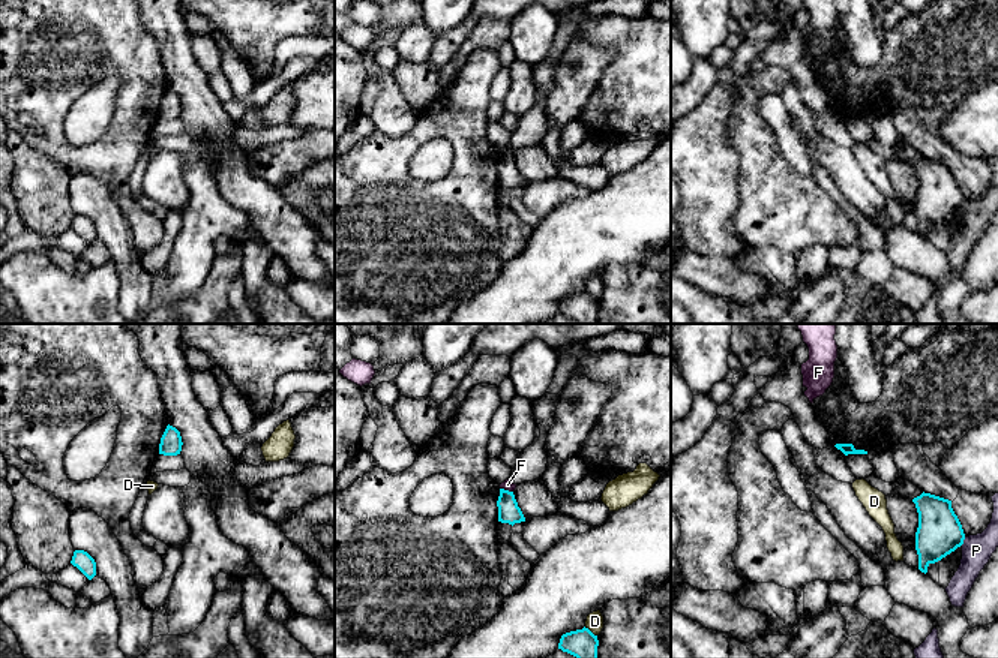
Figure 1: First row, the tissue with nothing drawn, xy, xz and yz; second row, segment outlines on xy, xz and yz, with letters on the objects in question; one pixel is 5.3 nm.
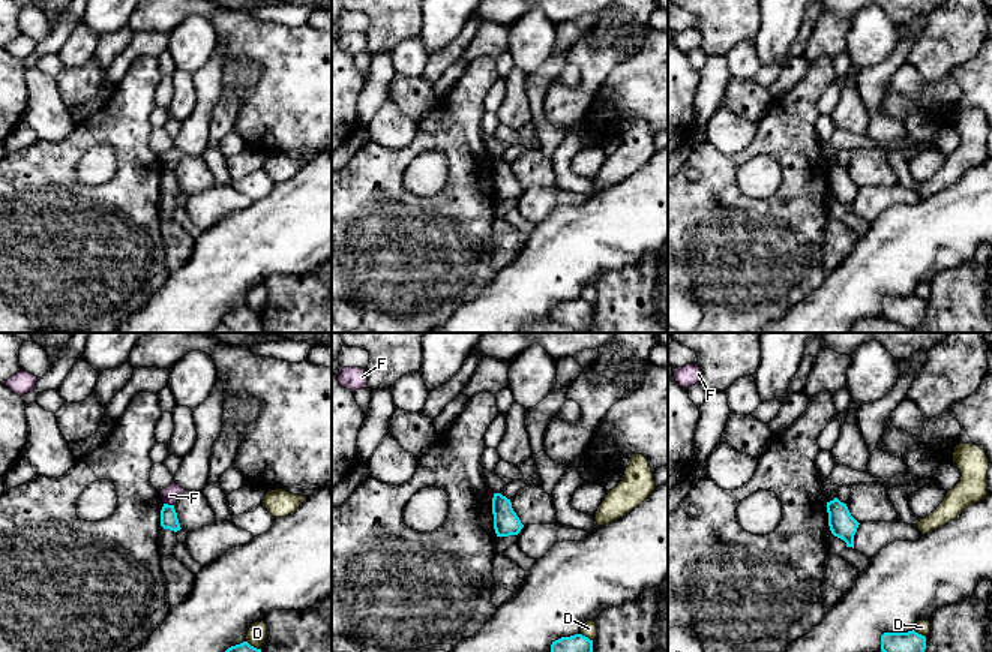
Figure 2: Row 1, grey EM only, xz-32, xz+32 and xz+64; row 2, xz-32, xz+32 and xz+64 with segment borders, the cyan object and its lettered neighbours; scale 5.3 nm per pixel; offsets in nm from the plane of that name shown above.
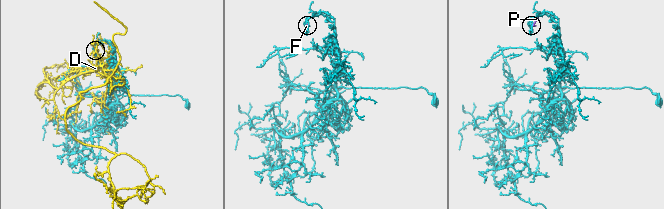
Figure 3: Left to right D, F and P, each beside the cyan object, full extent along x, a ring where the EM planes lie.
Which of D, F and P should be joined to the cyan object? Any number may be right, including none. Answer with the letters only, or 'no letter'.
no letter

